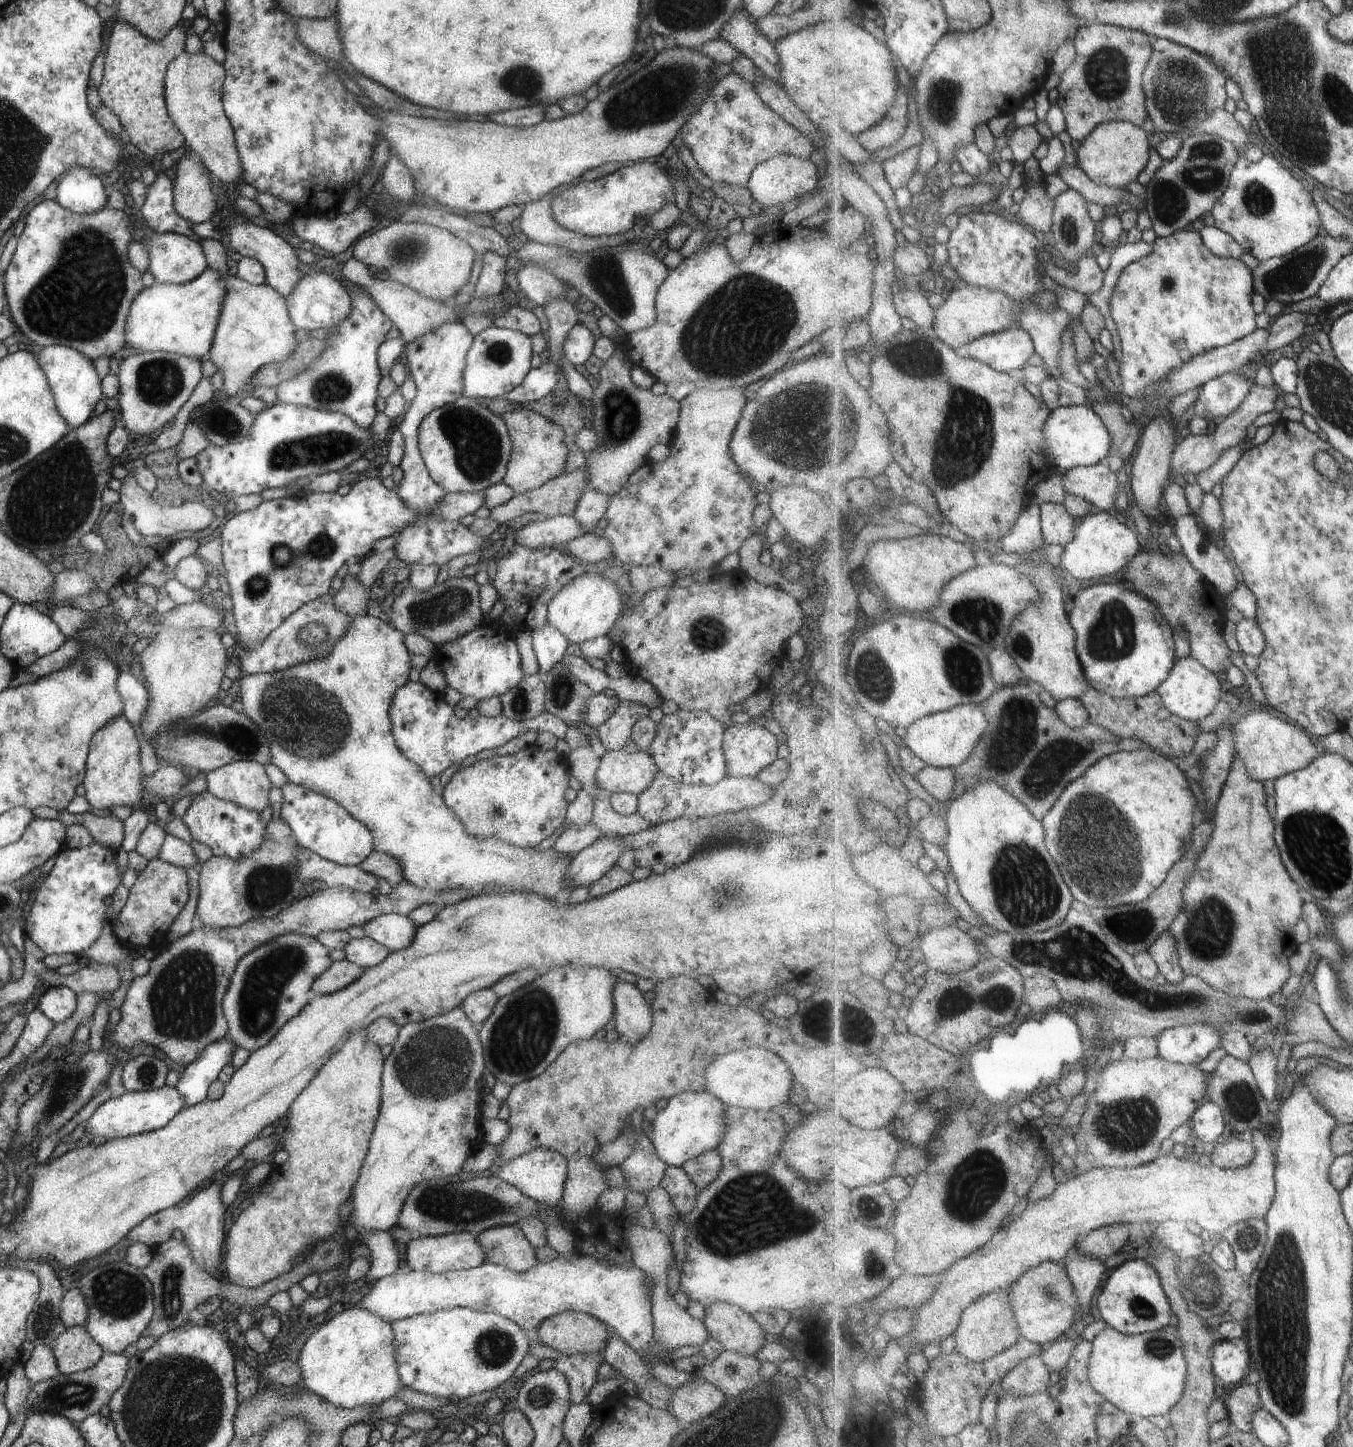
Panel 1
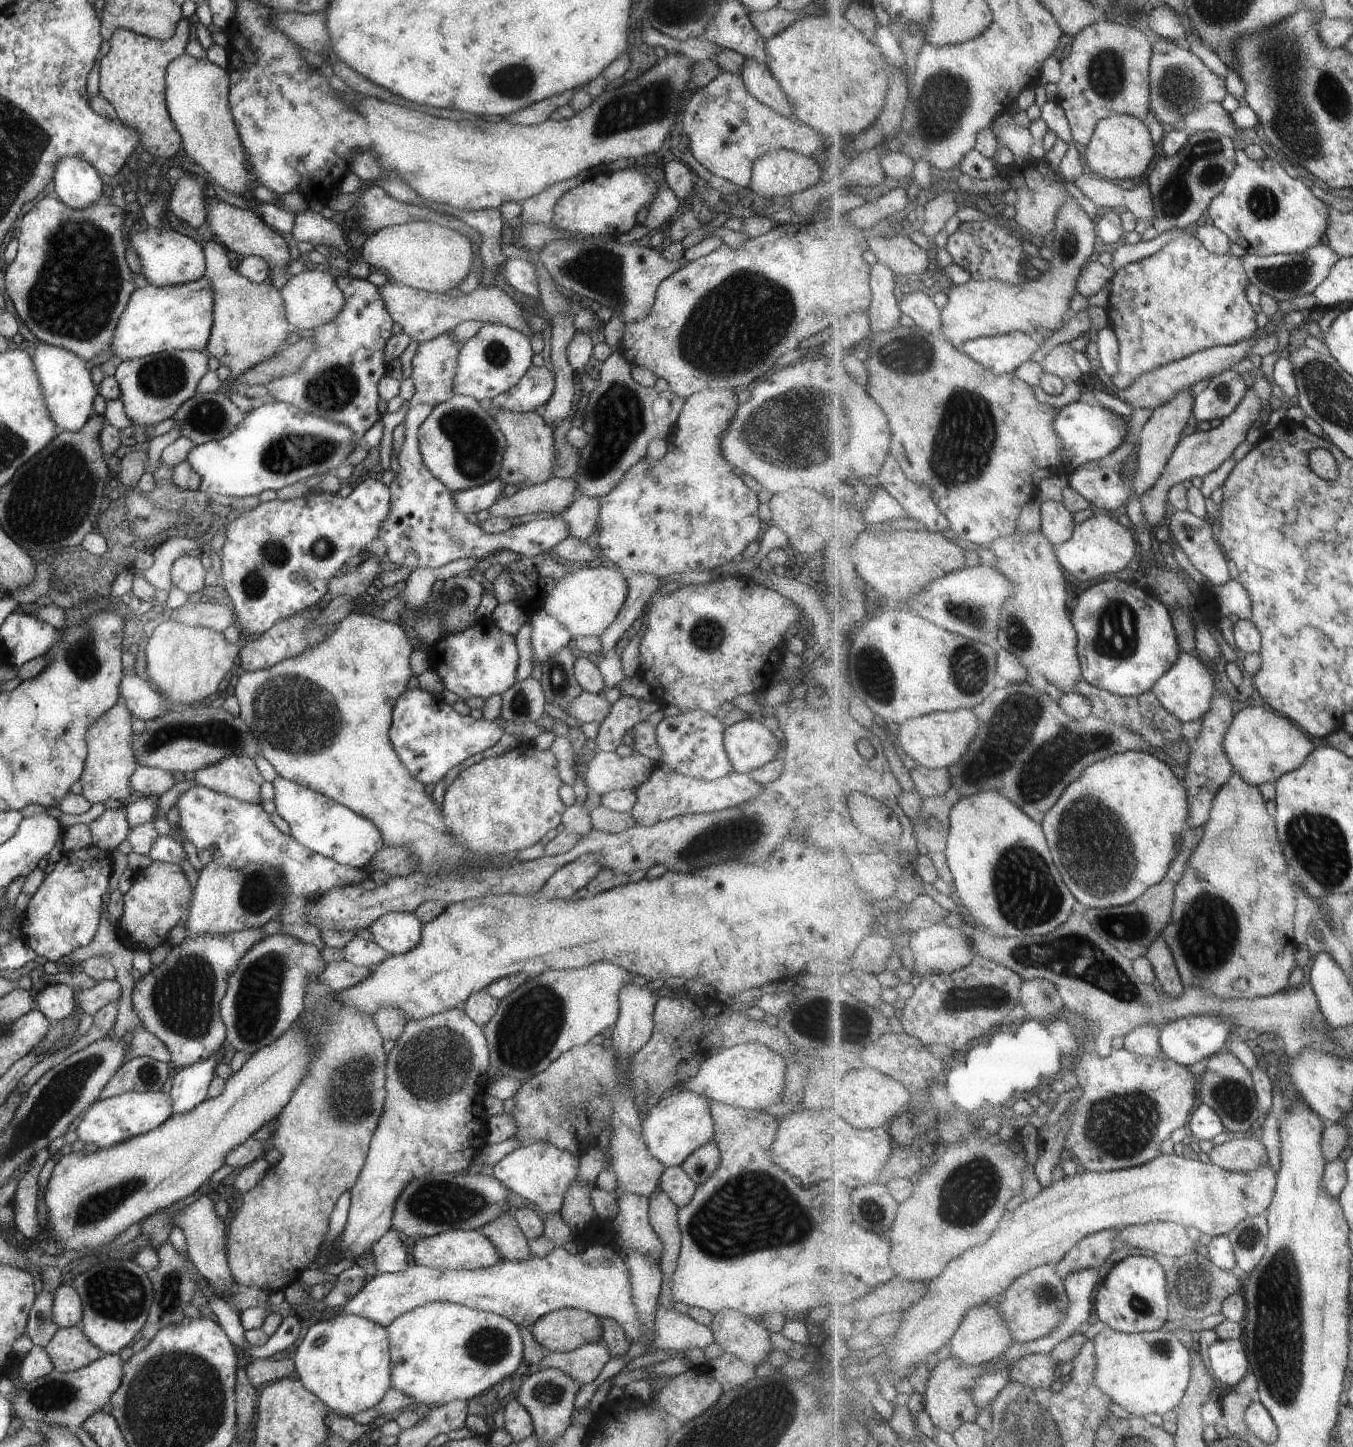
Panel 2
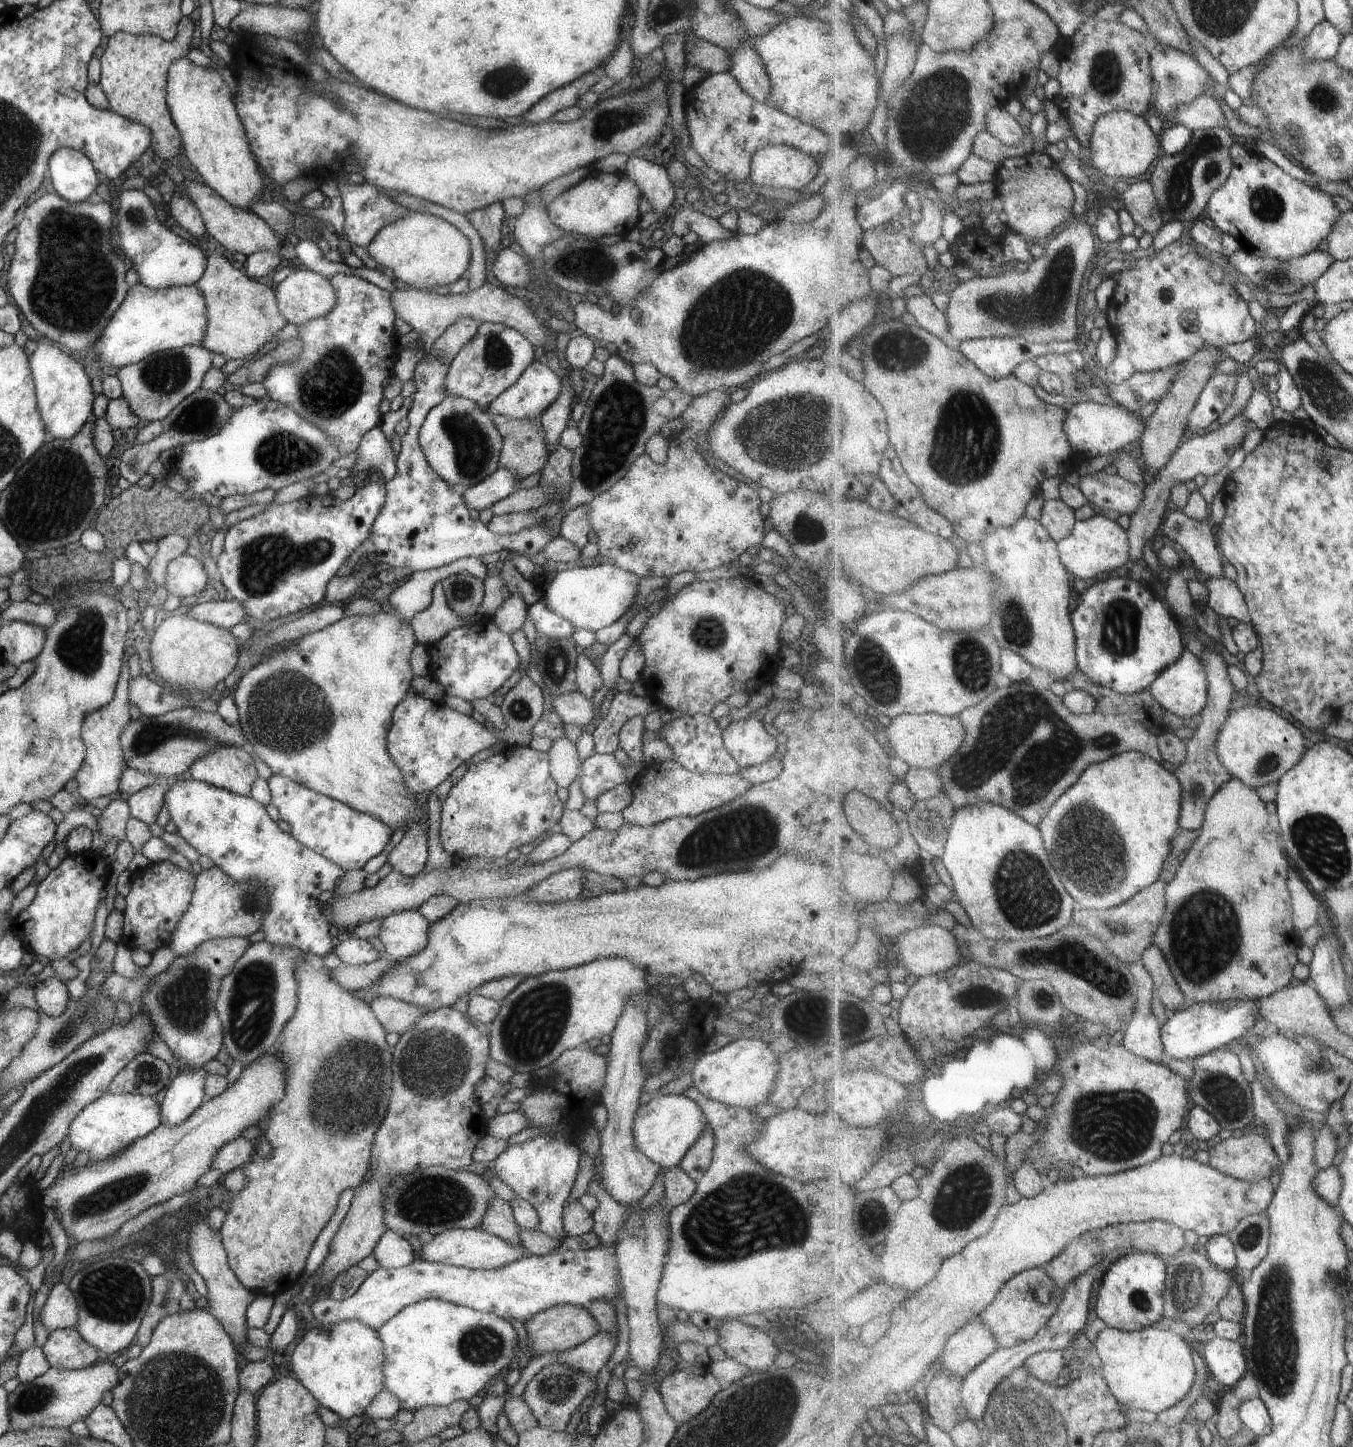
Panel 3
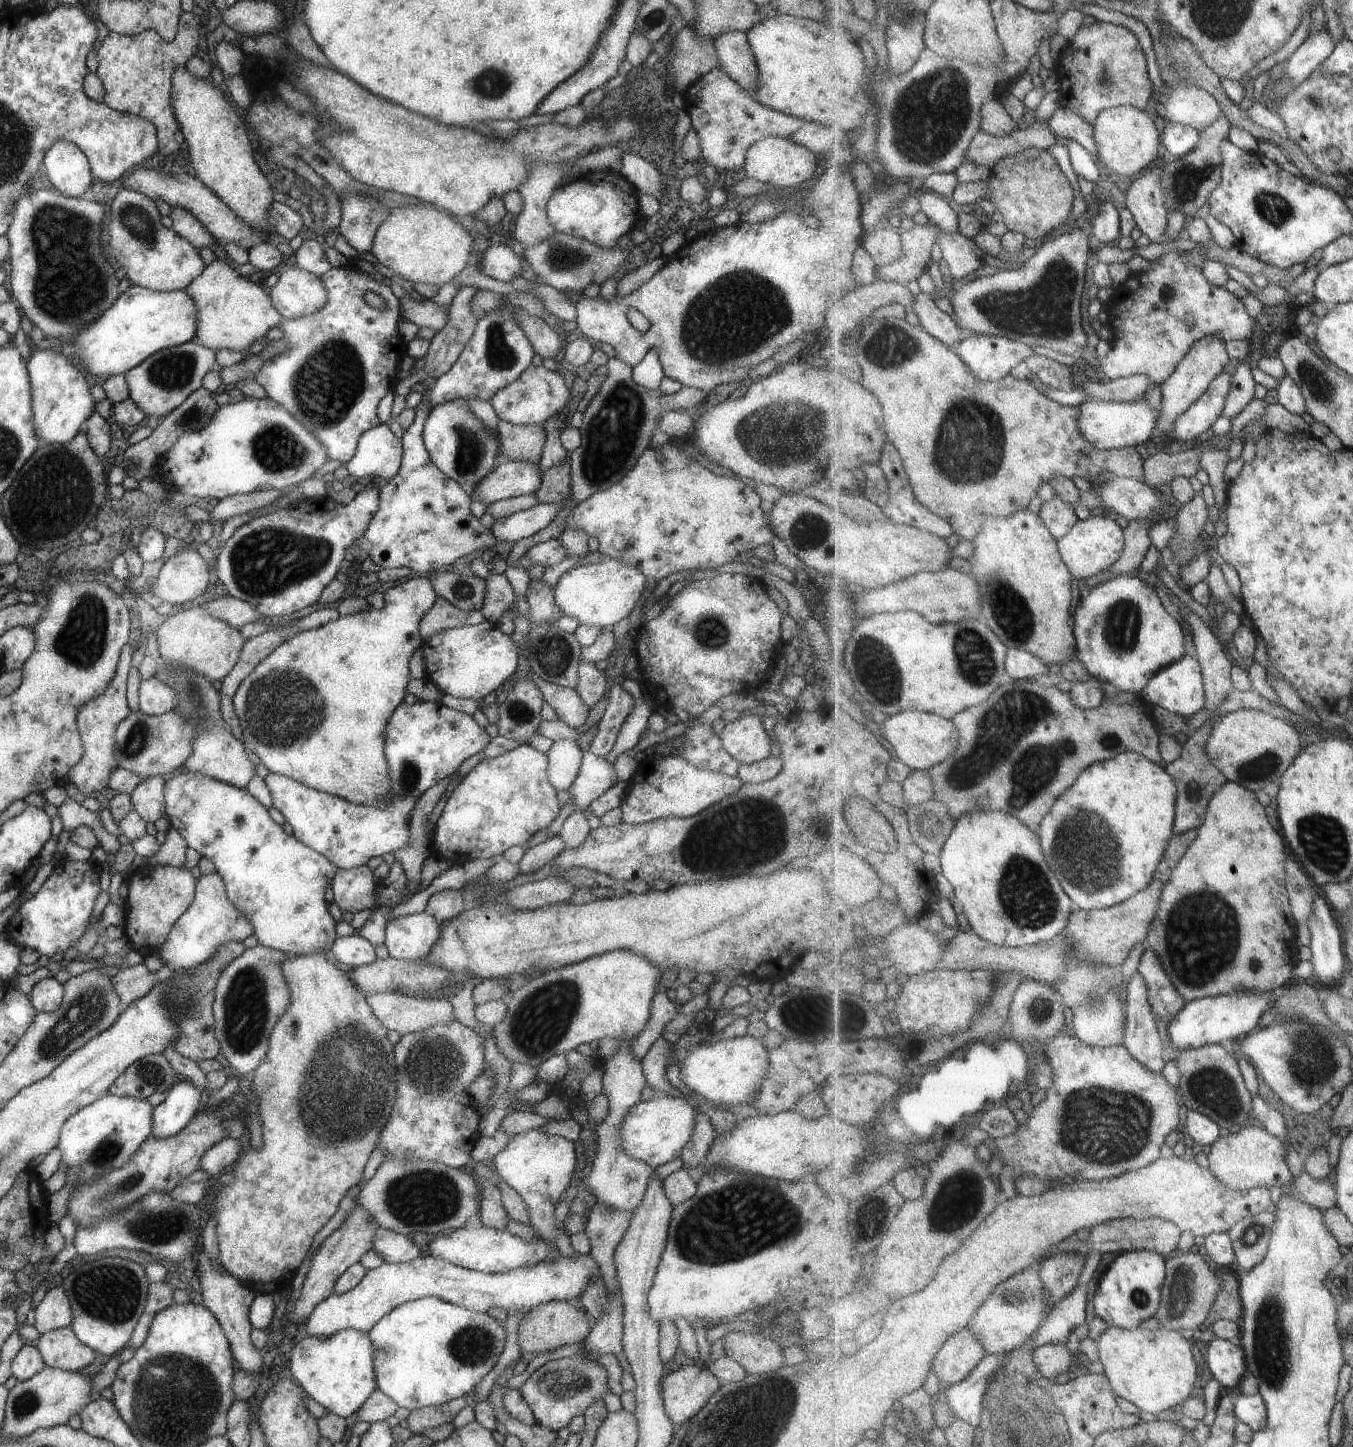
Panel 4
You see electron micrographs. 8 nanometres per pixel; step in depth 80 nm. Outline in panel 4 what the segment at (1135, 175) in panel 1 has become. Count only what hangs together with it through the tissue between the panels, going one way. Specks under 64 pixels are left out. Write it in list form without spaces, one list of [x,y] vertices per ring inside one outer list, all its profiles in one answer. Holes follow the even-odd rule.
[[[1131,105],[1104,110],[1093,125],[1098,158],[1123,179],[1145,170],[1157,158],[1163,138],[1153,120],[1149,113]]]

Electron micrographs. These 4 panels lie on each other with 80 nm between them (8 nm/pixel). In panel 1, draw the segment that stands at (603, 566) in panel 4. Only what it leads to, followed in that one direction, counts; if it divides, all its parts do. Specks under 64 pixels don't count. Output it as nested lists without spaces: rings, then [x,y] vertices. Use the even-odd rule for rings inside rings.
[[[599,567],[588,568],[565,586],[562,586],[547,603],[546,622],[557,629],[569,642],[579,644],[584,640],[608,634],[622,611],[622,594],[618,587],[598,573]]]

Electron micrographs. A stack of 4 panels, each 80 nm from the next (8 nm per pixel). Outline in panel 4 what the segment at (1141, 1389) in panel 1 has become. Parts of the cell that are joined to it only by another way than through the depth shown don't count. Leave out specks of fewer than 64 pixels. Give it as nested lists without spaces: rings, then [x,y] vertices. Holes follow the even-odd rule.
[[[1108,1327],[1098,1339],[1100,1360],[1117,1396],[1133,1403],[1140,1411],[1163,1412],[1184,1403],[1195,1394],[1199,1368],[1193,1358],[1193,1344],[1179,1331]]]

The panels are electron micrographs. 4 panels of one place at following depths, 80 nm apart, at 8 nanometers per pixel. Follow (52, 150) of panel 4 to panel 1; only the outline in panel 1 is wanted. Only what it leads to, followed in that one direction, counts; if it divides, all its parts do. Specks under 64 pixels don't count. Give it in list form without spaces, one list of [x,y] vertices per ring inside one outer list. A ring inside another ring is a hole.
[[[70,168],[59,176],[58,181],[55,201],[59,203],[59,206],[70,210],[72,213],[87,215],[89,213],[94,213],[103,208],[104,205],[107,205],[106,200],[108,189],[103,187],[101,180],[91,172],[90,168]]]

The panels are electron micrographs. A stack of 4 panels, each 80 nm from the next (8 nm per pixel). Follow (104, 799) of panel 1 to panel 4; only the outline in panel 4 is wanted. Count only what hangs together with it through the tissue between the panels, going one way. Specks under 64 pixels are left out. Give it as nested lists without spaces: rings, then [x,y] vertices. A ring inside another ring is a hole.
[[[125,643],[120,650],[113,678],[102,694],[88,700],[76,714],[76,725],[82,742],[83,754],[66,774],[65,782],[71,782],[86,798],[94,790],[99,792],[108,786],[109,775],[118,767],[113,749],[116,726],[130,713],[125,701],[125,681],[129,672],[131,646]]]

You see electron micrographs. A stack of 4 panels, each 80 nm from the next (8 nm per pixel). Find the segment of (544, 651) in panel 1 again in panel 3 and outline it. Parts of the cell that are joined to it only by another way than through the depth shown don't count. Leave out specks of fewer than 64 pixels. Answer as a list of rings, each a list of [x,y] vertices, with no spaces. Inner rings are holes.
[[[538,600],[532,605],[526,607],[526,614],[533,622],[536,634],[539,637],[569,639],[574,633],[574,626],[553,611],[550,611],[544,604],[543,600]]]

